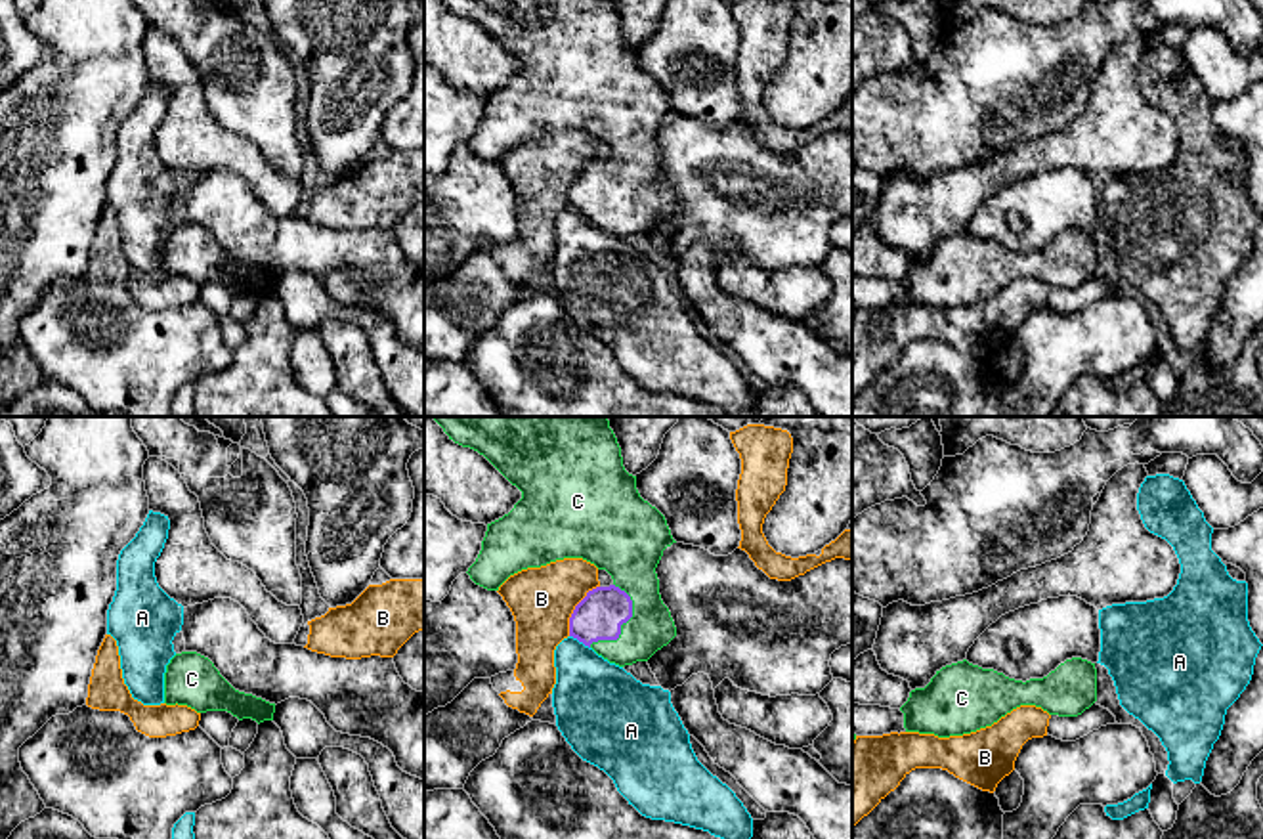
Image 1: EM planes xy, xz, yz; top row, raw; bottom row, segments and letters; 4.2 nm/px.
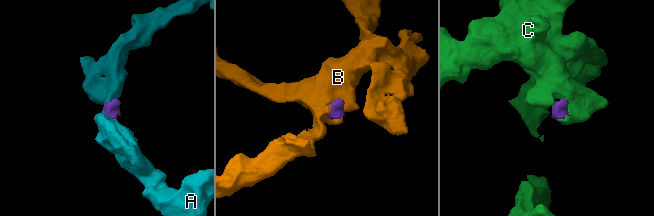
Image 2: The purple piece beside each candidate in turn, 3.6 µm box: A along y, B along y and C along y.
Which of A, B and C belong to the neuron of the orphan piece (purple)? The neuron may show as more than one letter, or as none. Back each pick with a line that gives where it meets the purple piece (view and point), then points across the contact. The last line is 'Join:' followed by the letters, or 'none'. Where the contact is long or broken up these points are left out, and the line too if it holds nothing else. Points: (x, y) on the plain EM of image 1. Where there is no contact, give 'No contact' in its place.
C: Touches purple at xz (623, 193). Path across: xz (599, 188), (623, 193), (631, 188), (631, 136)
Join: C

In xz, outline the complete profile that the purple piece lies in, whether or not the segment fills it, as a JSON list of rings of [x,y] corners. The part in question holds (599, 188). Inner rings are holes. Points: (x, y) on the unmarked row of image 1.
[[[443,0],[443,4],[455,15],[483,27],[522,63],[522,71],[508,86],[487,96],[482,122],[466,143],[476,157],[499,162],[522,141],[583,130],[606,141],[613,155],[589,162],[575,178],[569,208],[619,239],[648,233],[676,208],[655,145],[663,122],[676,113],[665,88],[640,69],[636,48],[625,42],[611,0]]]

